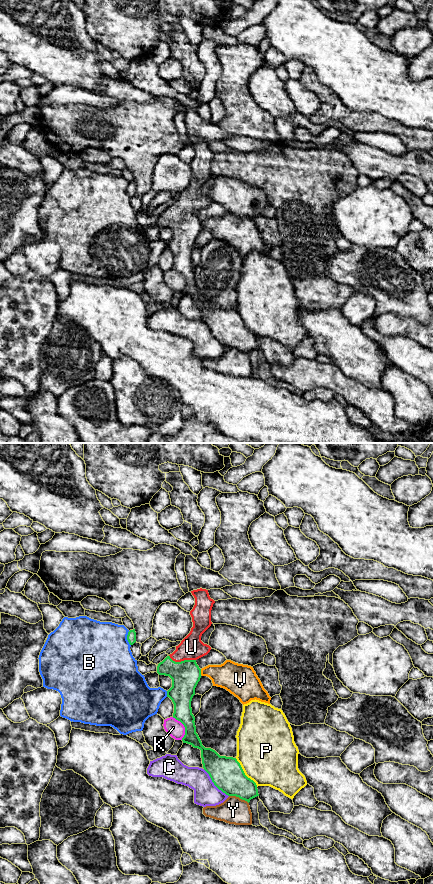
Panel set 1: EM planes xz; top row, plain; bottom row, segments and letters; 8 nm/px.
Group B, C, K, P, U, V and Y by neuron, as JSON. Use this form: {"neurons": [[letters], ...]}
{"neurons": [["B"], ["C"], ["K"], ["P"], ["U"], ["V"], ["Y"]]}

